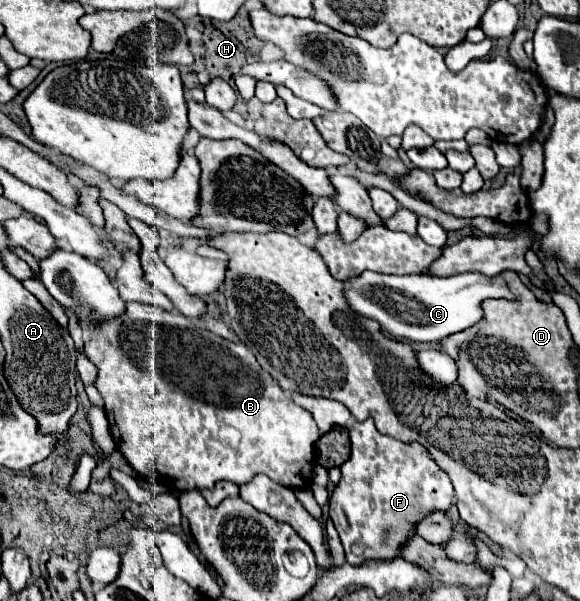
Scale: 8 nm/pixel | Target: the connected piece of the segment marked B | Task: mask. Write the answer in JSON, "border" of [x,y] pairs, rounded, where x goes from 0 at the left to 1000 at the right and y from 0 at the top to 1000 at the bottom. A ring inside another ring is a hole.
{"border":[[[217,504],[210,527],[152,554],[155,567],[145,581],[169,611],[166,647],[183,667],[193,730],[245,797],[307,817],[369,814],[376,800],[417,807],[445,787],[500,814],[524,814],[538,804],[541,737],[555,720],[548,720],[538,691],[483,647],[424,574],[383,564],[310,521],[290,521],[252,504]]]}

